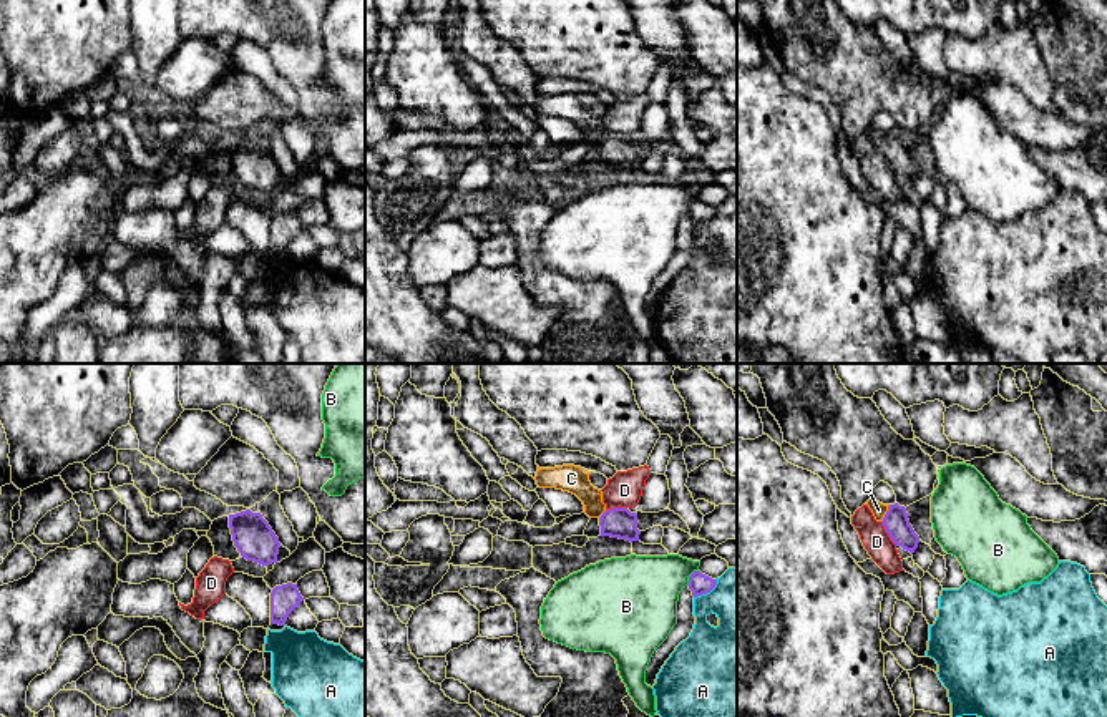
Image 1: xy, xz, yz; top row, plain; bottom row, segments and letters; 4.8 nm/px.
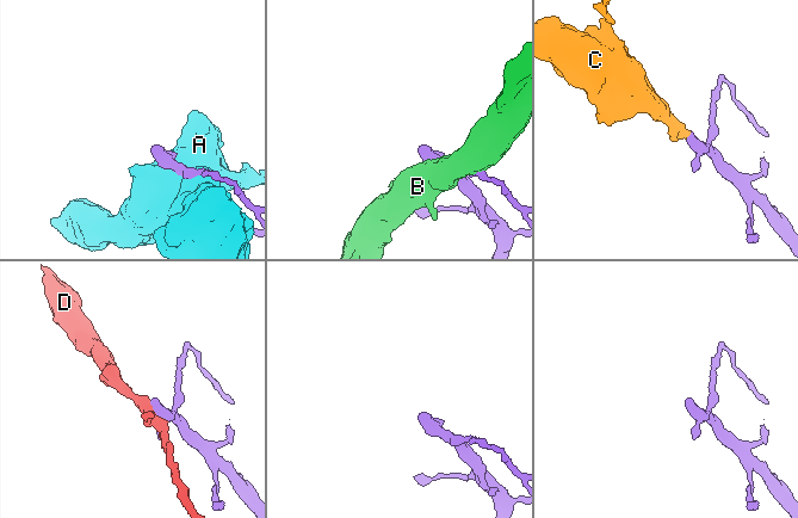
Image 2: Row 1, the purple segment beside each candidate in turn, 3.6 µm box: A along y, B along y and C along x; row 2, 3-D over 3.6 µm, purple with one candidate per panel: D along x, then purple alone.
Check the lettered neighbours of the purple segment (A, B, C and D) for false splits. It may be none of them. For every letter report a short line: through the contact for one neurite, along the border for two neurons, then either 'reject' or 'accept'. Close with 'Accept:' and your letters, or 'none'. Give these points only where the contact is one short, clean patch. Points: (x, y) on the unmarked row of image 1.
A: reject
B: reject
C: line yz (895, 150), (887, 141), (878, 138); accept
D: line yz (880, 150), (897, 173); reject
Accept: C

